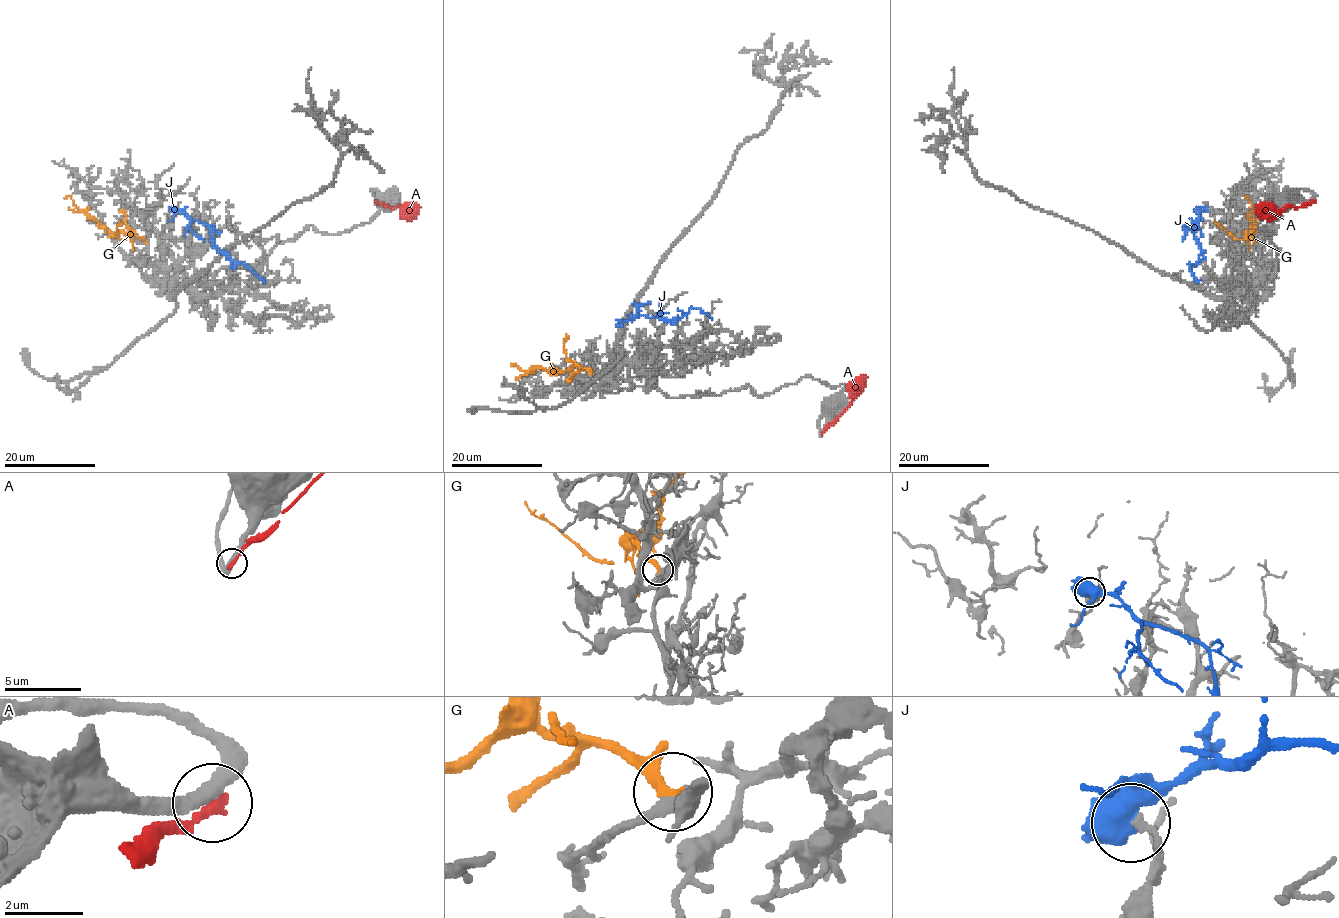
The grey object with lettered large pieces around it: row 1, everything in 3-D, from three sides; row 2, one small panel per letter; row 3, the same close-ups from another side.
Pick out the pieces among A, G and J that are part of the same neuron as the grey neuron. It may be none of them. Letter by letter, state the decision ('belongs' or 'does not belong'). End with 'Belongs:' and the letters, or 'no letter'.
A: does not belong
G: belongs
J: does not belong
Belongs: G

